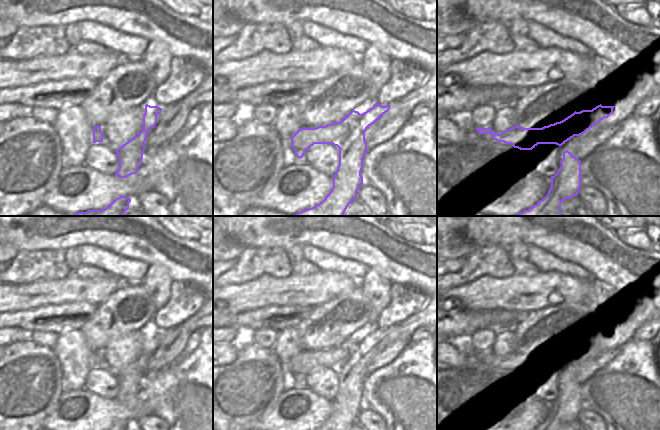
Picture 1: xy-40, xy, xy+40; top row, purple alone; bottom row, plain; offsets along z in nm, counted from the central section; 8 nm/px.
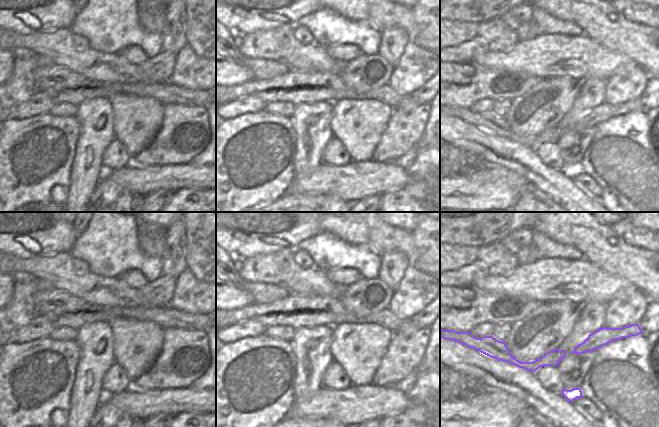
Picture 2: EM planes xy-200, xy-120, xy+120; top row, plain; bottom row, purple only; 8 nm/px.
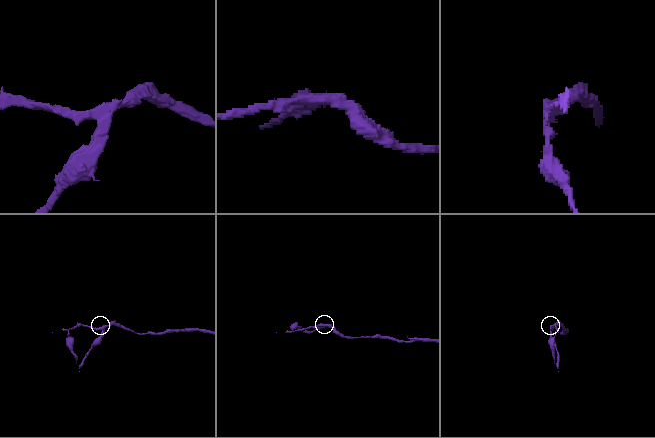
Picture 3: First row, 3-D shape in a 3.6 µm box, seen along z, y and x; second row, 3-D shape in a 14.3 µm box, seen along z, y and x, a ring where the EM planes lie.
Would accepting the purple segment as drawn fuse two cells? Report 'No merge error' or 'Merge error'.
Merge error.

